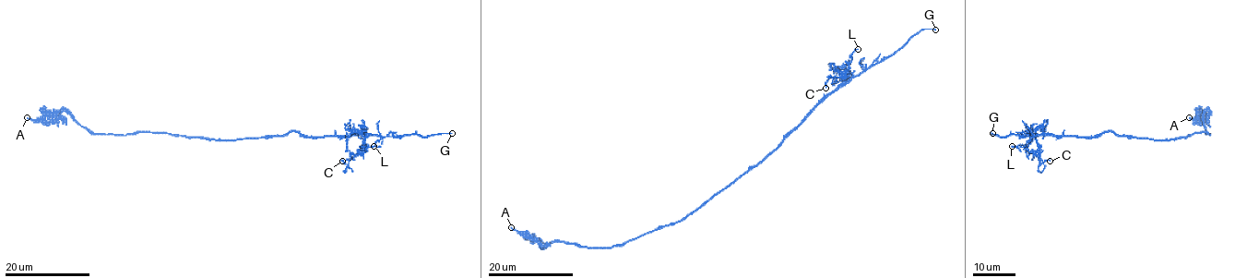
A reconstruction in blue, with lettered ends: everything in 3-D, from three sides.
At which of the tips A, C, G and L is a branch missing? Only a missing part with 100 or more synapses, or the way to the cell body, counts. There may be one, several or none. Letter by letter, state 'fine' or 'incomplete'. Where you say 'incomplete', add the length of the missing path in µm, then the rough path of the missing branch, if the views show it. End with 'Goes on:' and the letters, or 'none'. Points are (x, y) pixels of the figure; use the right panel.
A: fine
C: fine
G: incomplete; missing 20 µm; course (992, 133), (998, 148), (1003, 153), (1010, 149)
L: fine
Goes on: G

